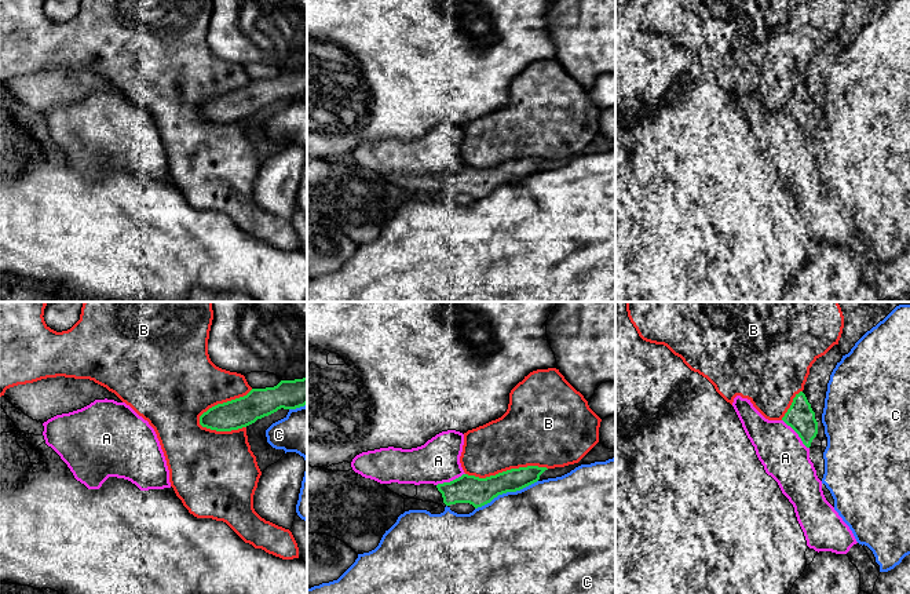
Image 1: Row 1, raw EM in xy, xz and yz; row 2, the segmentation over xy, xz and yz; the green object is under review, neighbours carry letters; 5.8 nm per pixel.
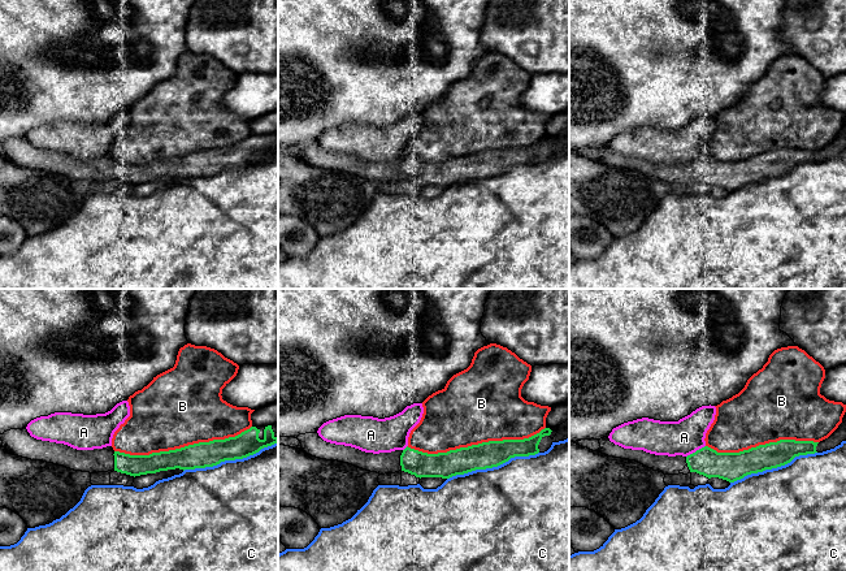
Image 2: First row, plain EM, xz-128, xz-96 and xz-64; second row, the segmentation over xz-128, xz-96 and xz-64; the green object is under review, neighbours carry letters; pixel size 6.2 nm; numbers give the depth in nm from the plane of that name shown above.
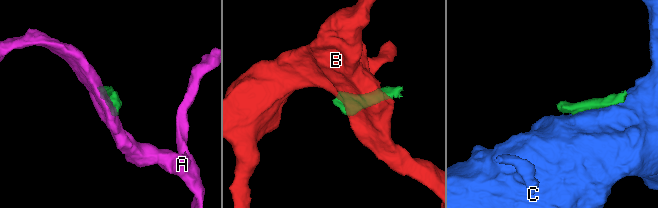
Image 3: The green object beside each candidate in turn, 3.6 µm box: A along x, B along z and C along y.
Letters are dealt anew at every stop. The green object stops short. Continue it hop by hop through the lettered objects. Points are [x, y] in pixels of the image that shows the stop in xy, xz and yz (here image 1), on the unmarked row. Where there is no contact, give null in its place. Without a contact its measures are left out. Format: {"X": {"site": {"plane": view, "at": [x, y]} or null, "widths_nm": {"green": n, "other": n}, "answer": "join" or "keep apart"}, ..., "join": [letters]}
{"A": {"site": {"plane": "yz", "at": [797, 124]}, "widths_nm": {"green": 160, "other": 280}, "answer": "keep apart"}, "B": {"site": {"plane": "xy", "at": [223, 94]}, "widths_nm": {"green": 170, "other": 400}, "answer": "keep apart"}, "C": {"site": {"plane": "xz", "at": [505, 183]}, "widths_nm": {"green": 160, "other": 480}, "answer": "keep apart"}, "join": []}

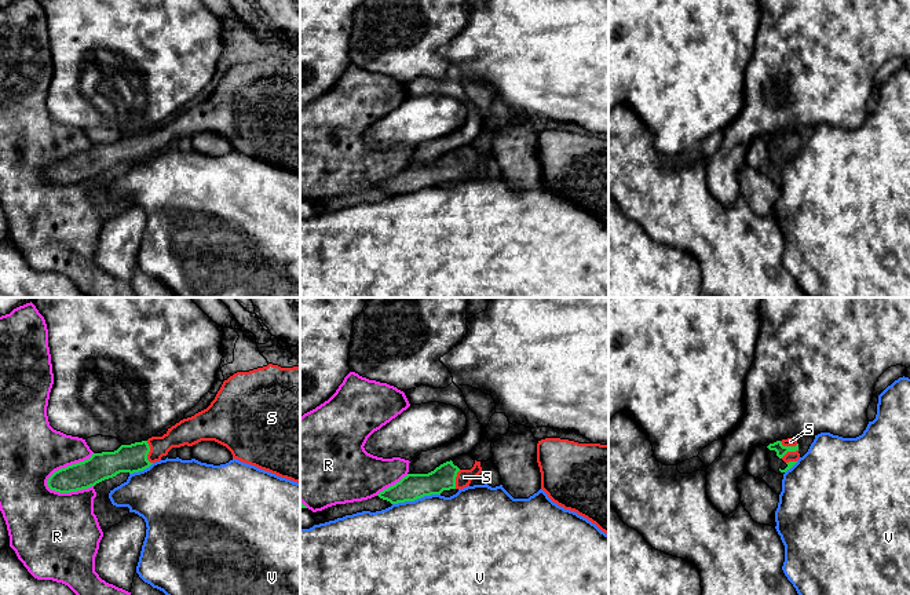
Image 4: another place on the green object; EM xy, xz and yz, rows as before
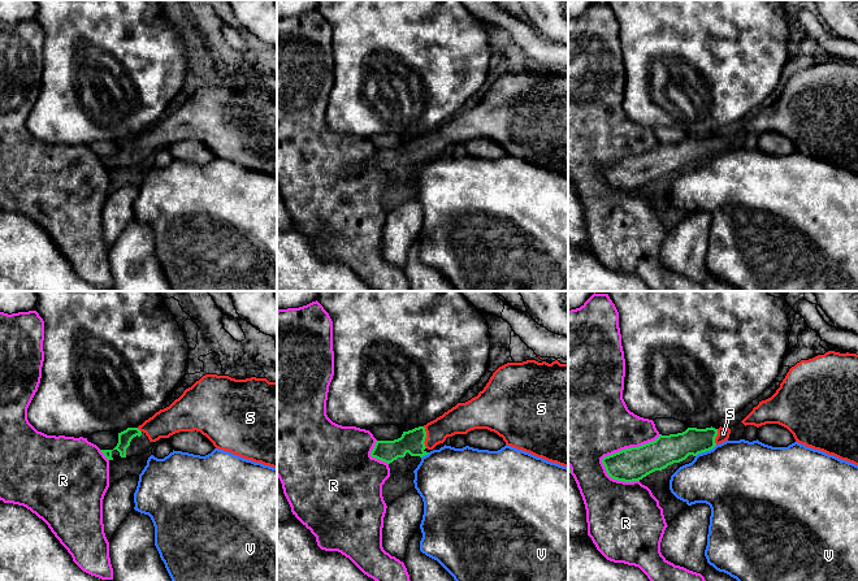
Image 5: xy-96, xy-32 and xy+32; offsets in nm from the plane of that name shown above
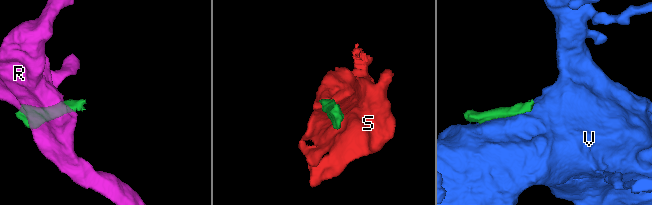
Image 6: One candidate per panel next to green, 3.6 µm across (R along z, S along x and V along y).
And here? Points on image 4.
{"R": {"site": {"plane": "xy", "at": [68, 157]}, "widths_nm": {"green": 160, "other": 360}, "answer": "keep apart"}, "S": {"site": {"plane": "xy", "at": [149, 142]}, "widths_nm": {"green": 160, "other": 150}, "answer": "join"}, "V": {"site": {"plane": "xz", "at": [416, 190]}, "widths_nm": {"green": 150, "other": 500}, "answer": "keep apart"}, "join": ["S"]}

